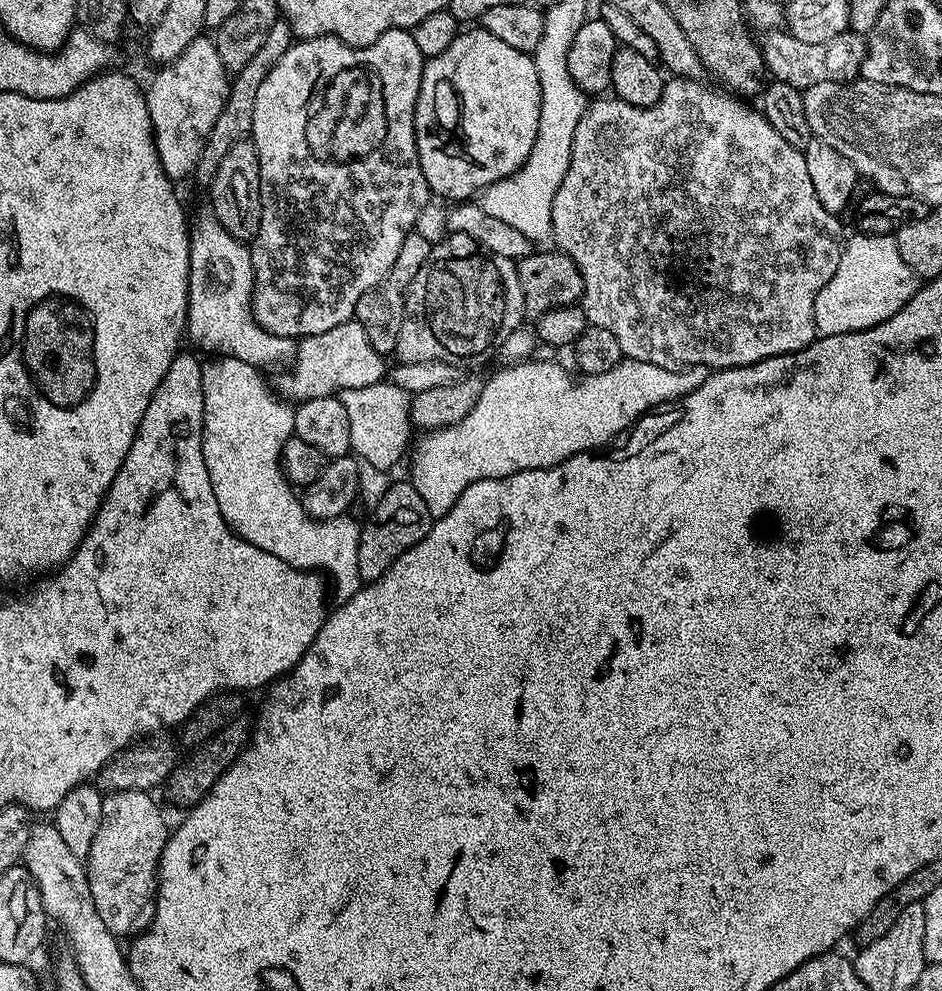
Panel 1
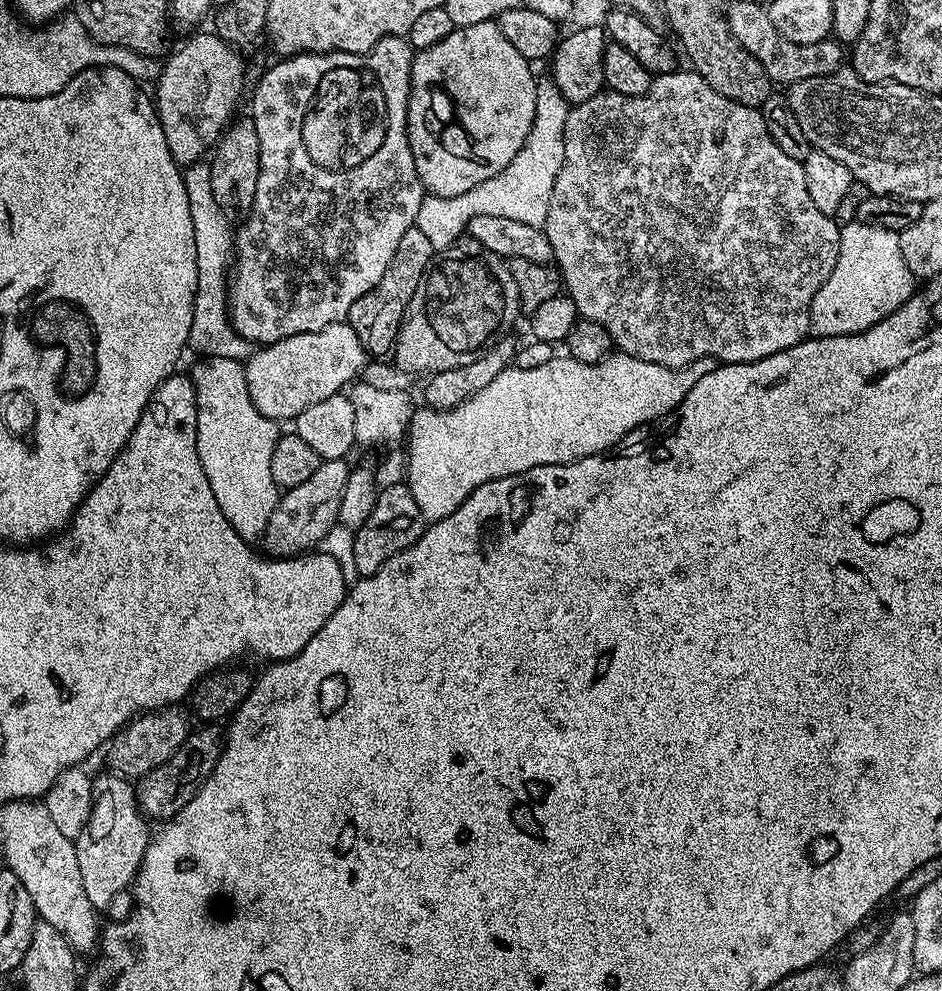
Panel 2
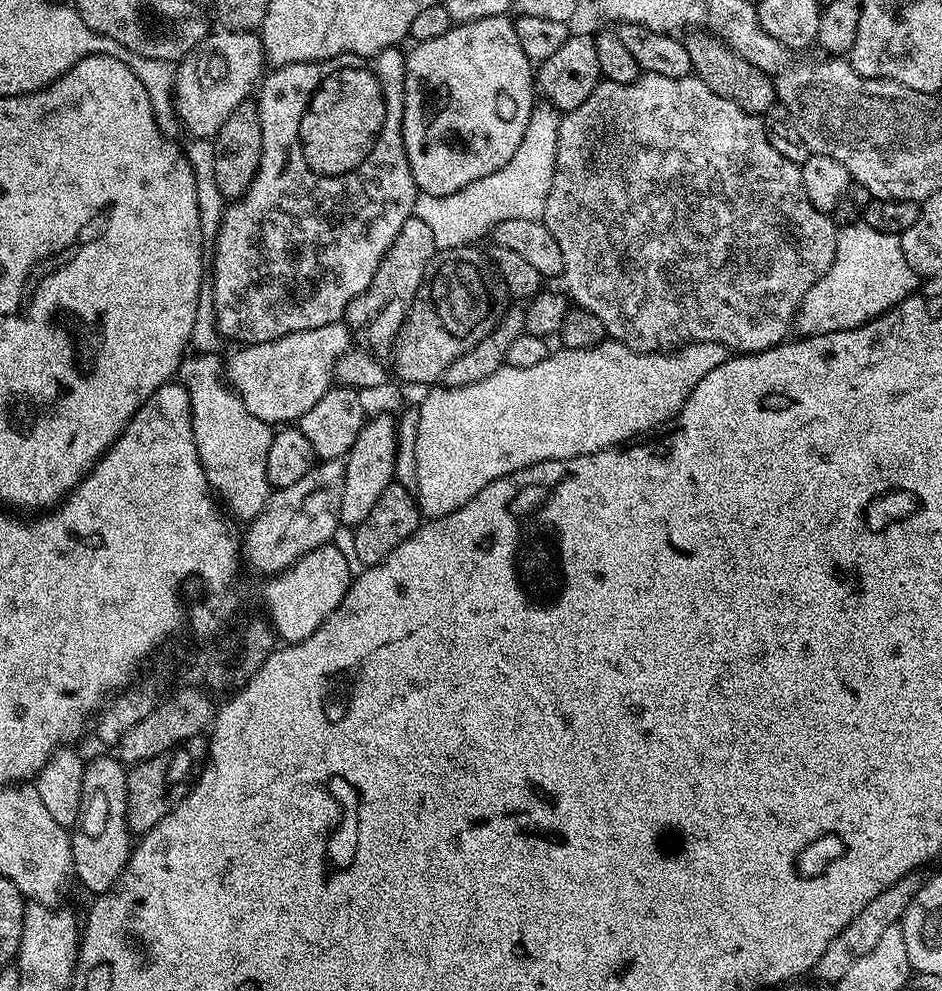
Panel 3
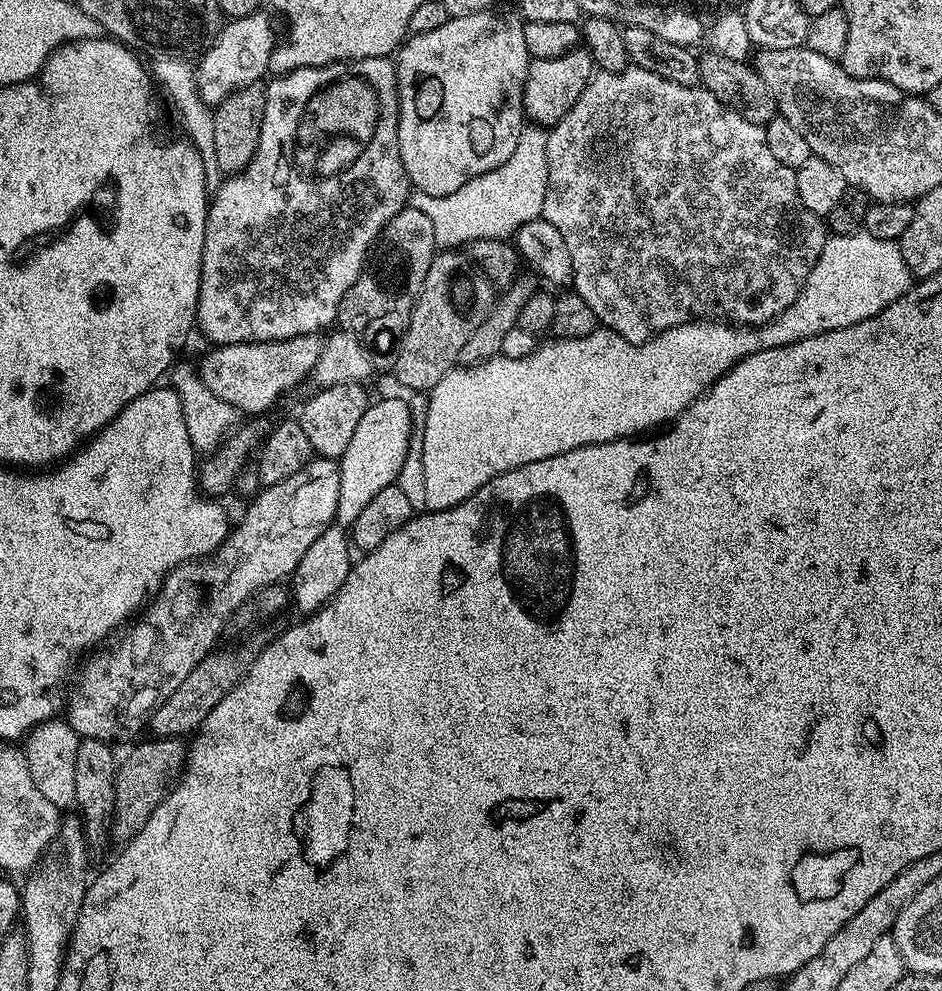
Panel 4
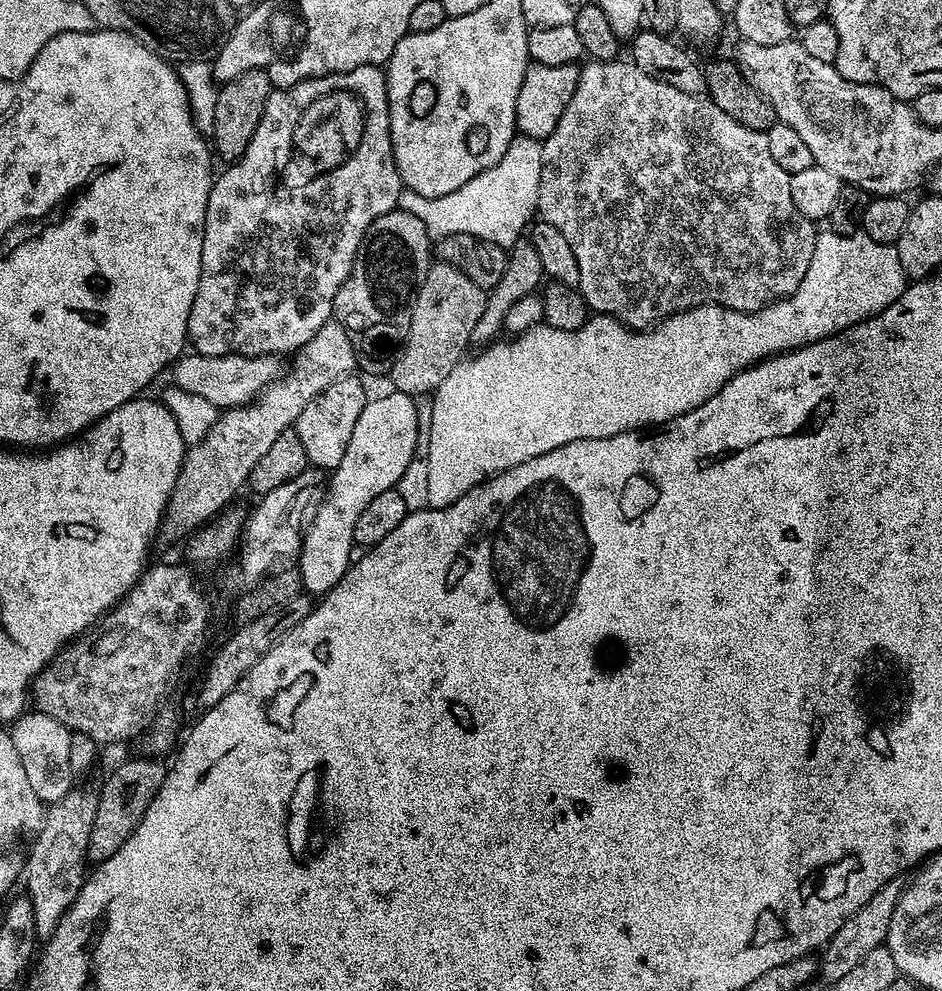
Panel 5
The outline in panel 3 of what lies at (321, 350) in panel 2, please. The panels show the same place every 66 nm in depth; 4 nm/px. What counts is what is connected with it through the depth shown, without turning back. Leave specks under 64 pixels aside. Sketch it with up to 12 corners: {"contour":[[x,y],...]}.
{"contour":[[347,324],[314,326],[226,360],[262,422],[298,422],[333,387]]}

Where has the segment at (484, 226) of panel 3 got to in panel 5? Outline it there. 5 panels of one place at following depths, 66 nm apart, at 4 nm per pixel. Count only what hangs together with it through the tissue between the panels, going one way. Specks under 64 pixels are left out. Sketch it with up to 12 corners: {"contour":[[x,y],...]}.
{"contour":[[517,134],[494,166],[442,198],[398,207],[433,238],[508,250],[537,215],[542,143]]}

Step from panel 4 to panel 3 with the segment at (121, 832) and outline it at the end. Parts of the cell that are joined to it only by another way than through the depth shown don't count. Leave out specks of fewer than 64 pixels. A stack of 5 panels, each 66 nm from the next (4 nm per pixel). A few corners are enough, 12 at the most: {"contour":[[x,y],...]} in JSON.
{"contour":[[190,738],[127,769],[128,831],[143,834],[180,804],[208,741]]}

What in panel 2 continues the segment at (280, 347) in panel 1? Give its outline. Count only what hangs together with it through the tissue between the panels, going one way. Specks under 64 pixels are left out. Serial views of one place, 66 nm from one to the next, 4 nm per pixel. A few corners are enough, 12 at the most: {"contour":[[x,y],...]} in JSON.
{"contour":[[210,163],[183,169],[198,286],[188,348],[247,361],[232,329],[234,224],[214,202]]}

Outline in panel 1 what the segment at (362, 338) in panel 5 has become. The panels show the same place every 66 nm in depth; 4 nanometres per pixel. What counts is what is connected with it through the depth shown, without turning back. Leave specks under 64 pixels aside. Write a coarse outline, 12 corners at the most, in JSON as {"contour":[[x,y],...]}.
{"contour":[[412,231],[390,274],[358,298],[374,350],[395,353],[404,298],[433,244]]}

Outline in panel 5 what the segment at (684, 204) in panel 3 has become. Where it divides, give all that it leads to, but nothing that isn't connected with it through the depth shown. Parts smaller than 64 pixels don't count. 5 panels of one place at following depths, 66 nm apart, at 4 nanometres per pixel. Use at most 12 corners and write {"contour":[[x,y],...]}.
{"contour":[[628,58],[542,141],[596,314],[757,312],[818,228],[765,133]]}

